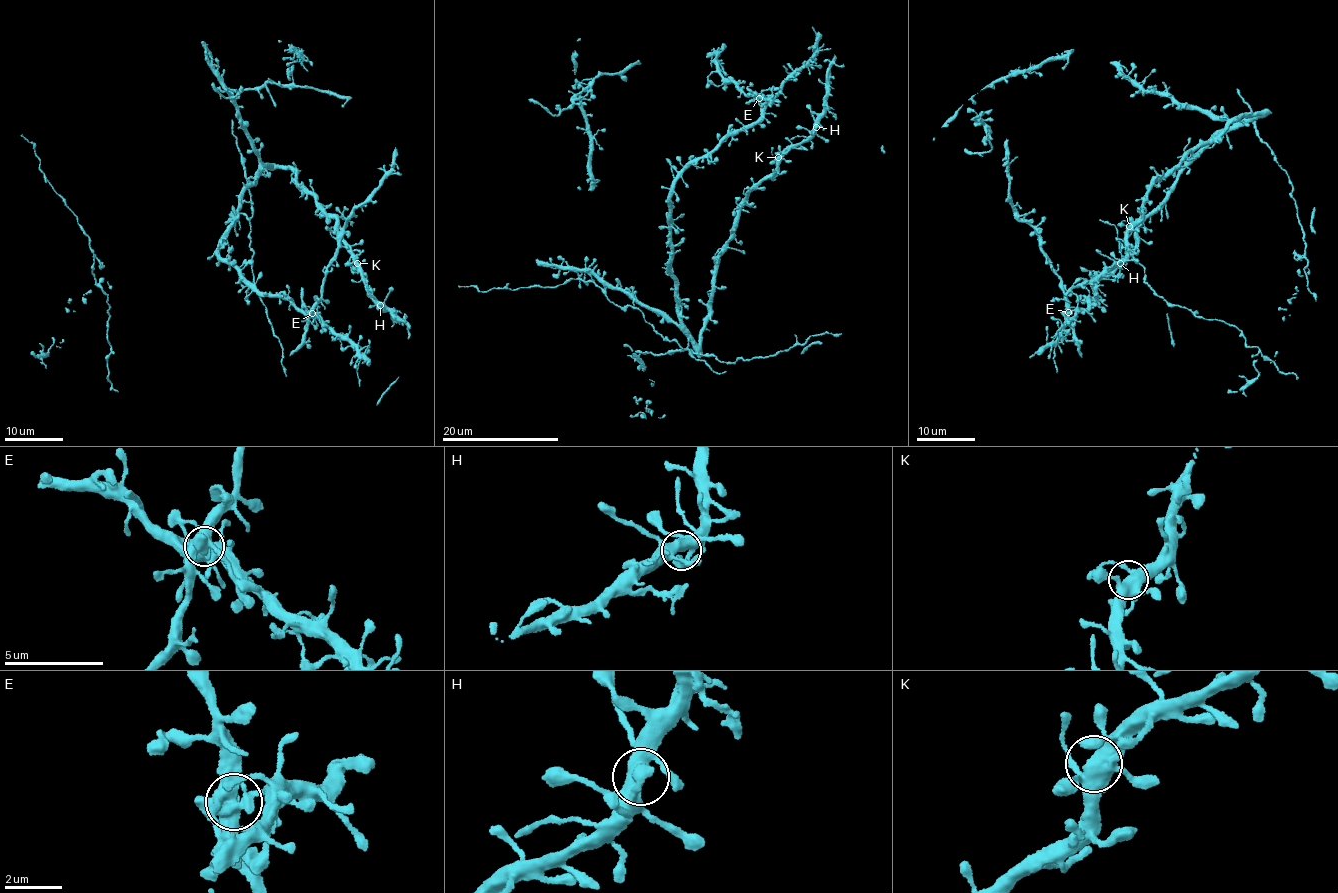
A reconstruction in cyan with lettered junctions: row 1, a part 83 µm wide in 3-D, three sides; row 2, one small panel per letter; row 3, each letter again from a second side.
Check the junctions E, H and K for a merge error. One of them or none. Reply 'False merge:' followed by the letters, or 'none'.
False merge: E

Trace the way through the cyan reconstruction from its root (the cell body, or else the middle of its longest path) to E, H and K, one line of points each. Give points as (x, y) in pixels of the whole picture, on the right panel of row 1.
E: (1118, 265), (1100, 279), (1097, 292), (1089, 298), (1085, 308), (1076, 308), (1067, 312)
H: (1118, 265), (1135, 246), (1139, 224), (1169, 194), (1188, 160), (1257, 114), (1241, 114), (1153, 181), (1120, 263)
K: (1118, 265), (1188, 160), (1257, 114), (1241, 114), (1159, 175), (1129, 226)

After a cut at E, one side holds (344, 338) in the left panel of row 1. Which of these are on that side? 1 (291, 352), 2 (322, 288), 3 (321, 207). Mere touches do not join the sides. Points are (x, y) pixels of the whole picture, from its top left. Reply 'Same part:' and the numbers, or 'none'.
Same part: 3

